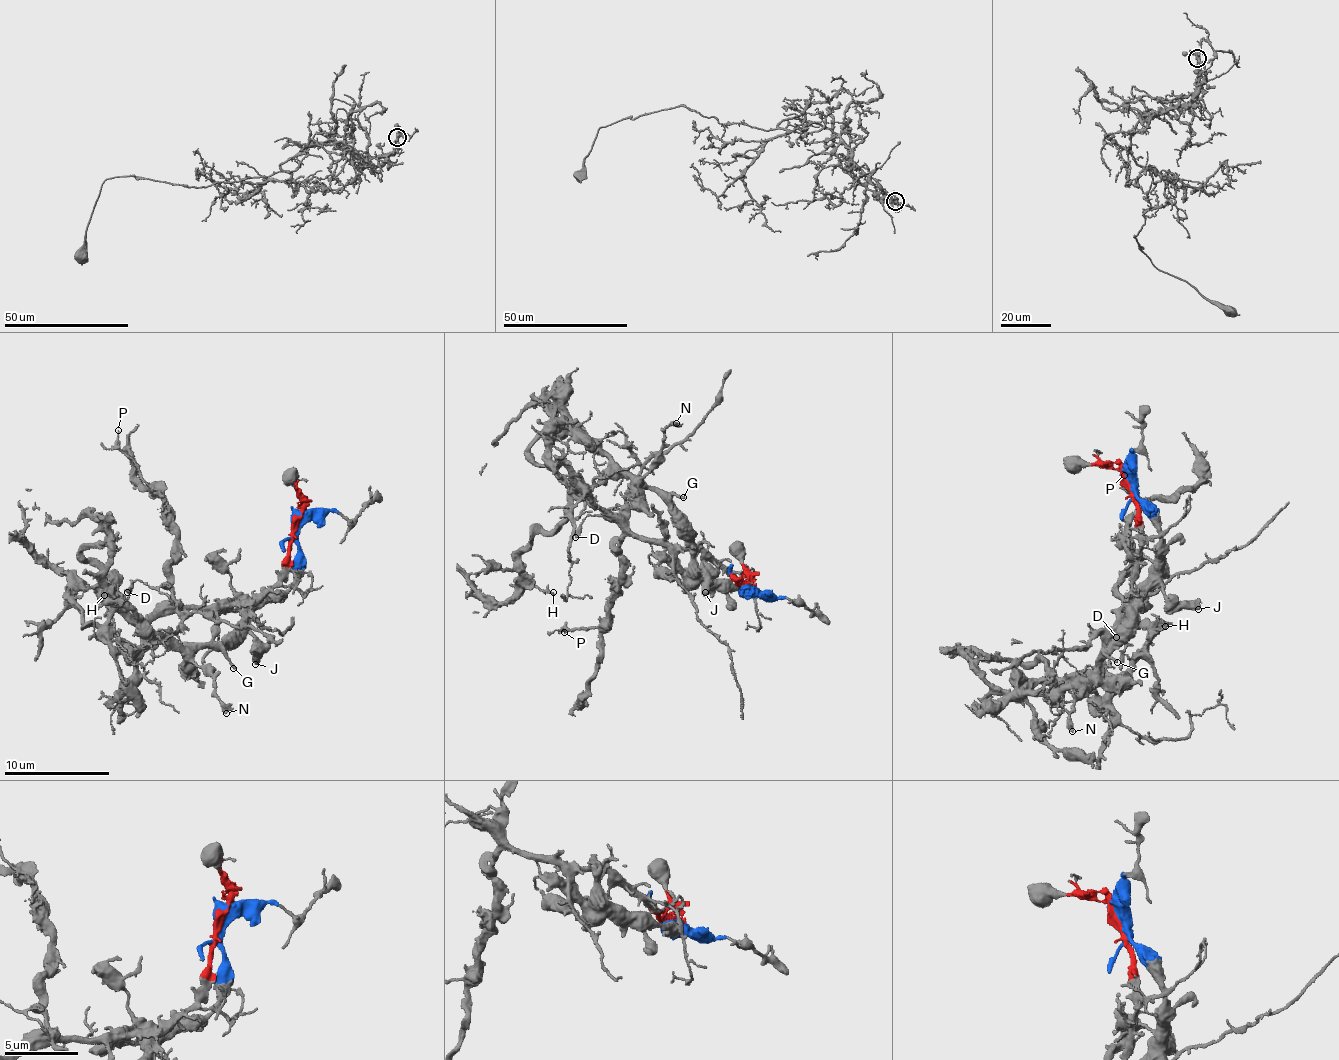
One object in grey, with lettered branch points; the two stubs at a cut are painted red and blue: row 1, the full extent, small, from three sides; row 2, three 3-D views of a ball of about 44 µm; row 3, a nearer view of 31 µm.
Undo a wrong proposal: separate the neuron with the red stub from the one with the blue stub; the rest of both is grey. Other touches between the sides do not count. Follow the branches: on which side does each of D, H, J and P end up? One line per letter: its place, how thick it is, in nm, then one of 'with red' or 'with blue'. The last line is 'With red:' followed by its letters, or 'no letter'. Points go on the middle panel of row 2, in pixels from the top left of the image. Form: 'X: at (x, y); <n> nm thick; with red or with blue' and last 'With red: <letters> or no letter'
D: at (575, 537); 280 nm thick; with red
H: at (553, 592); 180 nm thick; with red
J: at (705, 592); 600 nm thick; with blue
P: at (564, 632); 110 nm thick; with red
With red: D, H, P

